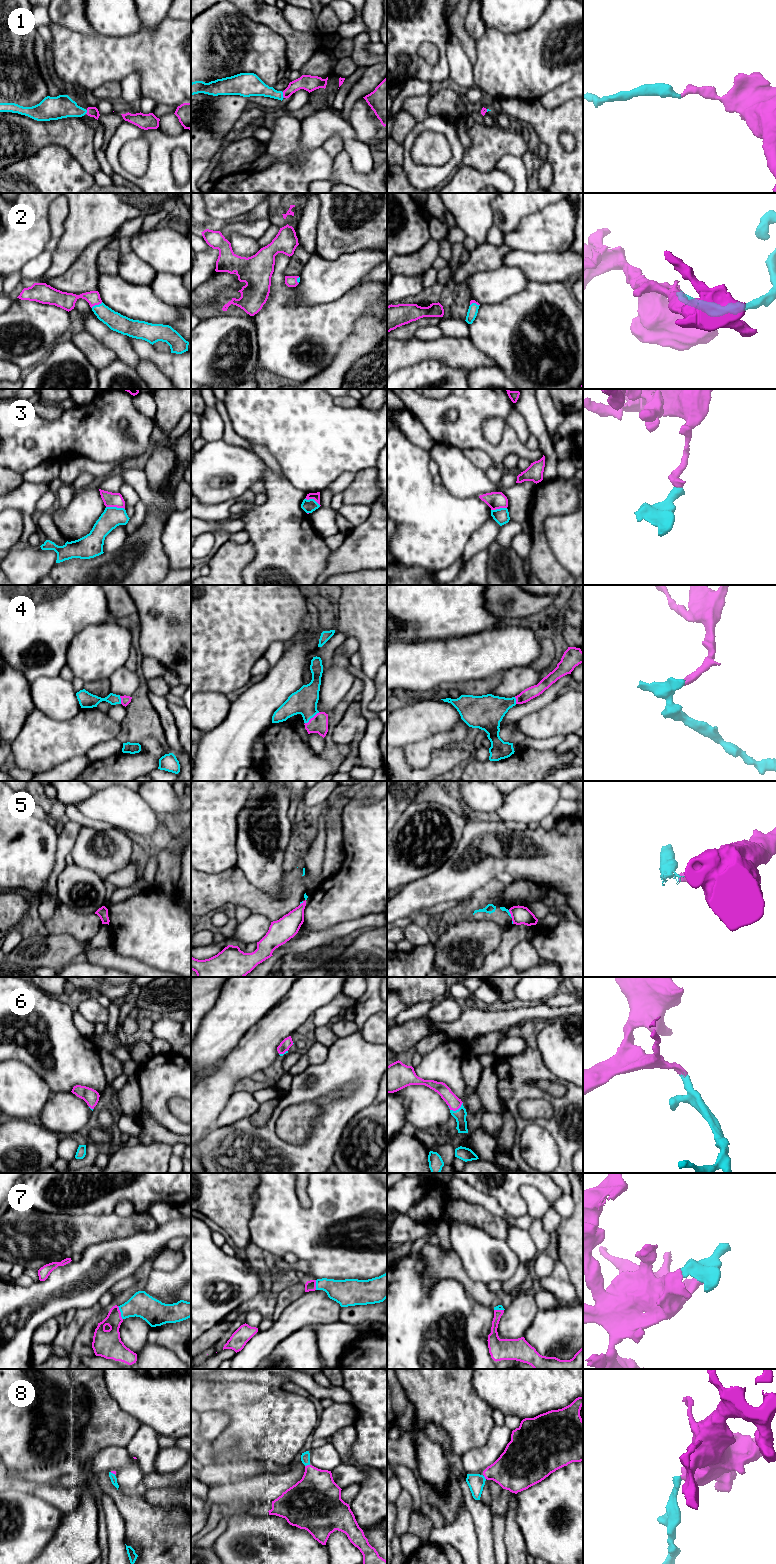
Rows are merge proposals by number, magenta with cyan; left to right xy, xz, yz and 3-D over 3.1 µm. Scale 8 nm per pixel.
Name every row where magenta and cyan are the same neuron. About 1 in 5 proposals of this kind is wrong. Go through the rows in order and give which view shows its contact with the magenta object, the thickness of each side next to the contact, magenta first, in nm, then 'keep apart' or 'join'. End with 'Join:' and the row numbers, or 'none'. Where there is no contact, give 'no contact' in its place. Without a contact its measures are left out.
1: xz | 130/160 nm | join
2: xy | 140/150 nm | join
3: xy | 120/160 nm | keep apart
4: xz | 140/220 nm | join
5: yz | 140/30 nm | keep apart
6: yz | 110/100 nm | join
7: xy | 190/200 nm | join
8: xz | 360/80 nm | join
Join: 1, 2, 4, 6, 7, 8

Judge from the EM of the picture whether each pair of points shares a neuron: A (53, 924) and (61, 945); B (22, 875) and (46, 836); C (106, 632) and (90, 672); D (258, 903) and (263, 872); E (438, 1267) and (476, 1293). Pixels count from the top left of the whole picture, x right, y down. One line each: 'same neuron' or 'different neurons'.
A: different neurons
B: same neuron
C: same neuron
D: different neurons
E: same neuron

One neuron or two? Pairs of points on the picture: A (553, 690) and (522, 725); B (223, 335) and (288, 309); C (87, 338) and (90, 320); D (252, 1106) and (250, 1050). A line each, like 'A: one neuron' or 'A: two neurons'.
A: two neurons
B: two neurons
C: two neurons
D: one neuron

